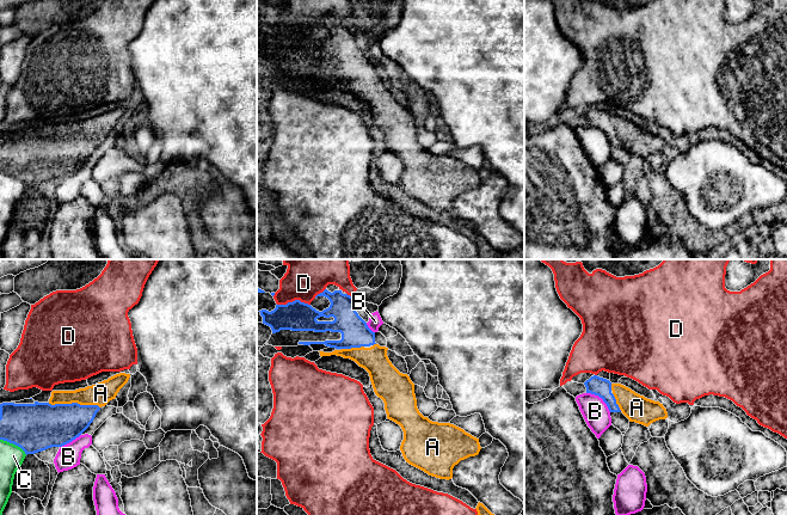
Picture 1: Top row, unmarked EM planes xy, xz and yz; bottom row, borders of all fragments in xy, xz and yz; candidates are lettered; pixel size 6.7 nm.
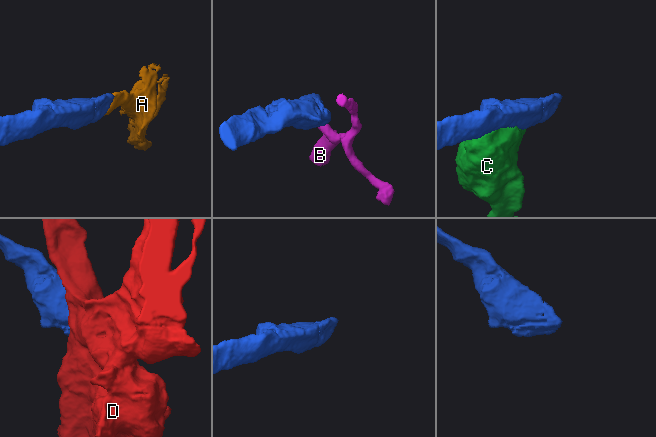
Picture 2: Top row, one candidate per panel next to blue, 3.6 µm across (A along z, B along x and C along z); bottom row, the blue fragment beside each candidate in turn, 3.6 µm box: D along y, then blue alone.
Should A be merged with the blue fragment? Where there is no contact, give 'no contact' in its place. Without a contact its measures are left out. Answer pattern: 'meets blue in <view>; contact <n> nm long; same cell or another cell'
meets blue in xy; contact 360 nm long; same cell

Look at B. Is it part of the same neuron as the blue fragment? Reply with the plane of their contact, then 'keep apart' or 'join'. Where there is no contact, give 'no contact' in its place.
yz | keep apart

